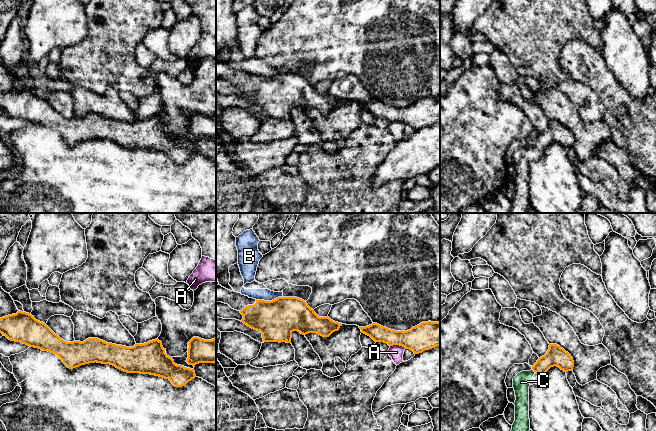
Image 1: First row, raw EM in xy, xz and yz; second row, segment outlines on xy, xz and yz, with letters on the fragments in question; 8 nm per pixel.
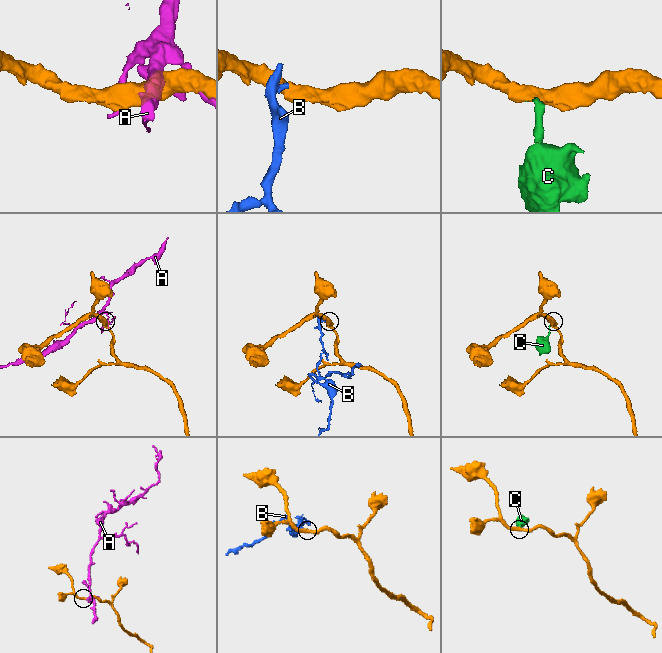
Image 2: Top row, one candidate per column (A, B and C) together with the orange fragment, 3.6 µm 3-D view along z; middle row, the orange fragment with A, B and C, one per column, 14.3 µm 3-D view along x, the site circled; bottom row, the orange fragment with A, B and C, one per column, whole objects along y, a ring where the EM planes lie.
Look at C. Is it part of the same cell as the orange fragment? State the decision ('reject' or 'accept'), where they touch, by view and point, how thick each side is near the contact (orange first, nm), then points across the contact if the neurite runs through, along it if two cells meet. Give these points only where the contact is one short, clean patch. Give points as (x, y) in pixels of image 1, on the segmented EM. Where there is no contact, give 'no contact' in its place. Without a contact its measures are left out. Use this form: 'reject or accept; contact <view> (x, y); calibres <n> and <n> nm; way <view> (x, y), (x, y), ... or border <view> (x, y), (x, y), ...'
accept; contact yz (533, 370); calibres 160 and 140 nm; way yz (556, 356), (533, 370), (521, 382)

